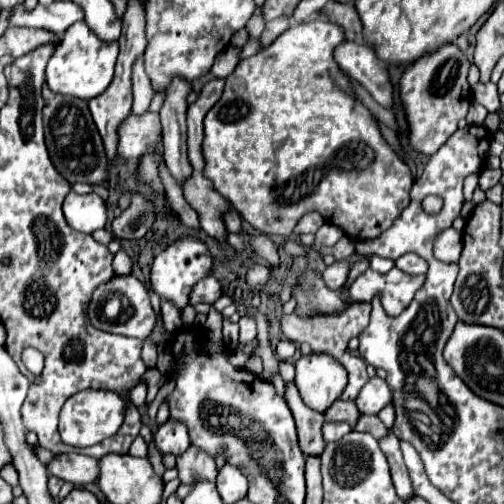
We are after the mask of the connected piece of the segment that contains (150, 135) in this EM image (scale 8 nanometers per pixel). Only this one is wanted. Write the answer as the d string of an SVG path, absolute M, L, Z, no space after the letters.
M131 113L121 125L119 125L119 143L117 143L117 157L123 159L137 159L149 149L155 147L155 141L159 139L161 123L159 113L143 113L135 115Z

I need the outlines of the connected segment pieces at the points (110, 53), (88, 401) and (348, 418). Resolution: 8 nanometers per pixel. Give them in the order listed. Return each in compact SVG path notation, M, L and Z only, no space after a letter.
M77 21L65 31L59 47L55 49L55 53L51 55L51 59L47 63L47 73L45 73L47 85L53 93L71 95L71 97L89 101L89 99L101 95L109 87L117 53L119 53L119 47L115 47L115 43L111 43L111 45L99 43L99 39L95 39L95 35L91 35L91 31L87 31L85 23Z
M85 389L77 395L71 395L59 415L59 433L61 439L71 447L91 447L119 431L125 421L125 413L129 409L129 399L121 397L115 391L105 389Z
M337 399L327 411L325 411L325 421L327 423L335 423L335 421L345 421L349 425L355 425L359 417L359 411L355 407L353 401L343 401L343 399Z

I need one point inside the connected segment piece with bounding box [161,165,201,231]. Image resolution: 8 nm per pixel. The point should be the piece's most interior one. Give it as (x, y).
(188, 215)

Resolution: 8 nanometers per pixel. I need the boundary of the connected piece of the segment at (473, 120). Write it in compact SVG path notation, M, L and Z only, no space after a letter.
M471 103L471 109L469 109L469 113L467 113L467 123L469 125L481 125L483 123L483 119L487 117L487 109L483 107L483 105L479 105L479 103Z

